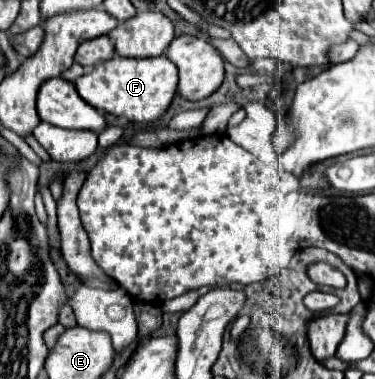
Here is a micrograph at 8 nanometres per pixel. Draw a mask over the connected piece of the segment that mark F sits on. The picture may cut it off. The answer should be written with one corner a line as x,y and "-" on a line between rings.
113,56
111,60
99,62
83,76
75,80
79,96
89,102
93,108
123,116
133,122
151,122
157,120
171,104
177,92
177,66
167,56
155,58
123,58

